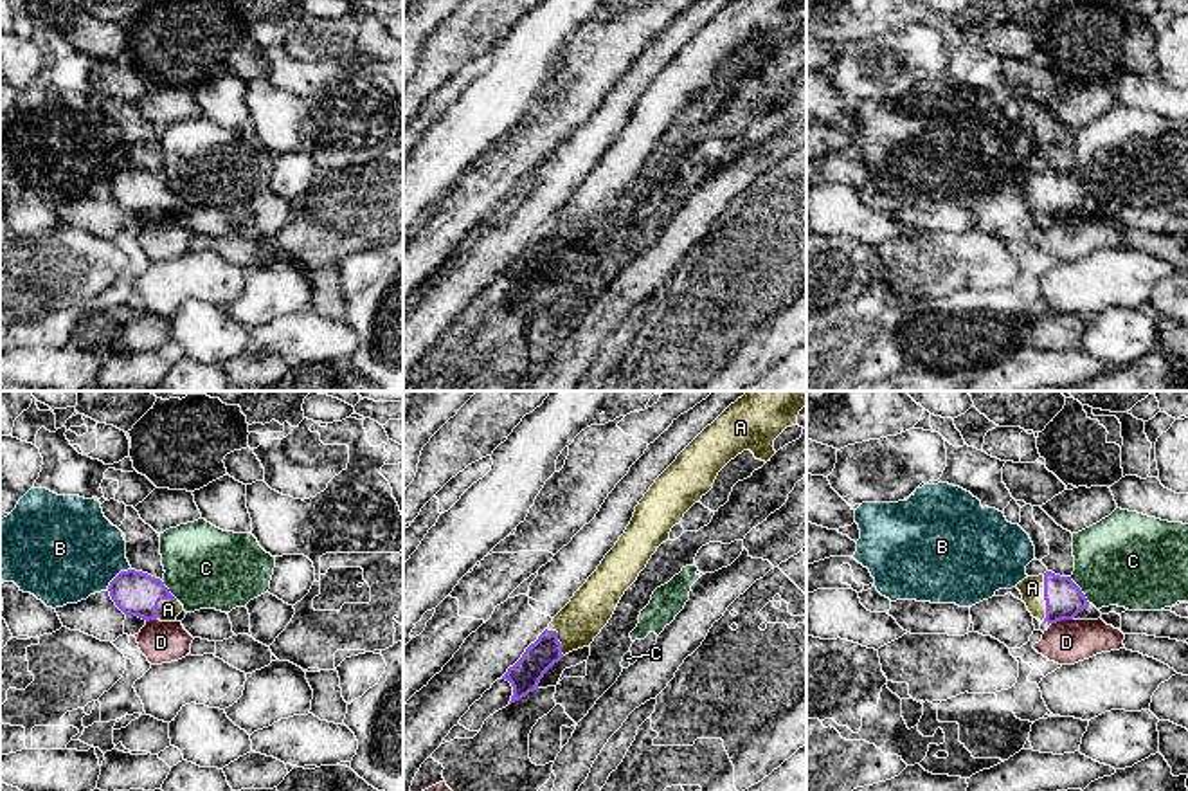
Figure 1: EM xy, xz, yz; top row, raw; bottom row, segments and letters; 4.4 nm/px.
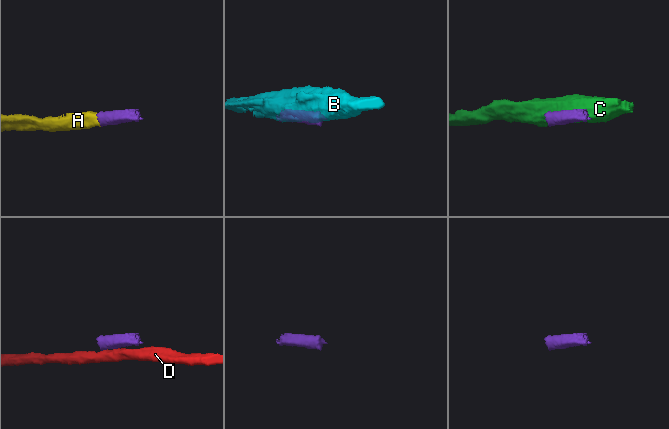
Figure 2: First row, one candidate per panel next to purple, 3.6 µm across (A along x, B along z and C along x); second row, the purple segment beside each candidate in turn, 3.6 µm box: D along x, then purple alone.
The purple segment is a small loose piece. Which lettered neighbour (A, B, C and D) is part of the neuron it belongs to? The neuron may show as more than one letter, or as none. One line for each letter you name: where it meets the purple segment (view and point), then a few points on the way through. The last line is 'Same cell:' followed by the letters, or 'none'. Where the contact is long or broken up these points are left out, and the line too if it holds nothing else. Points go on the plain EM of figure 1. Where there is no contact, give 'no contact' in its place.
A: meets purple in yz at (1044, 195); runs through yz (1064, 195), (1044, 195), (1032, 184)
Same cell: A

